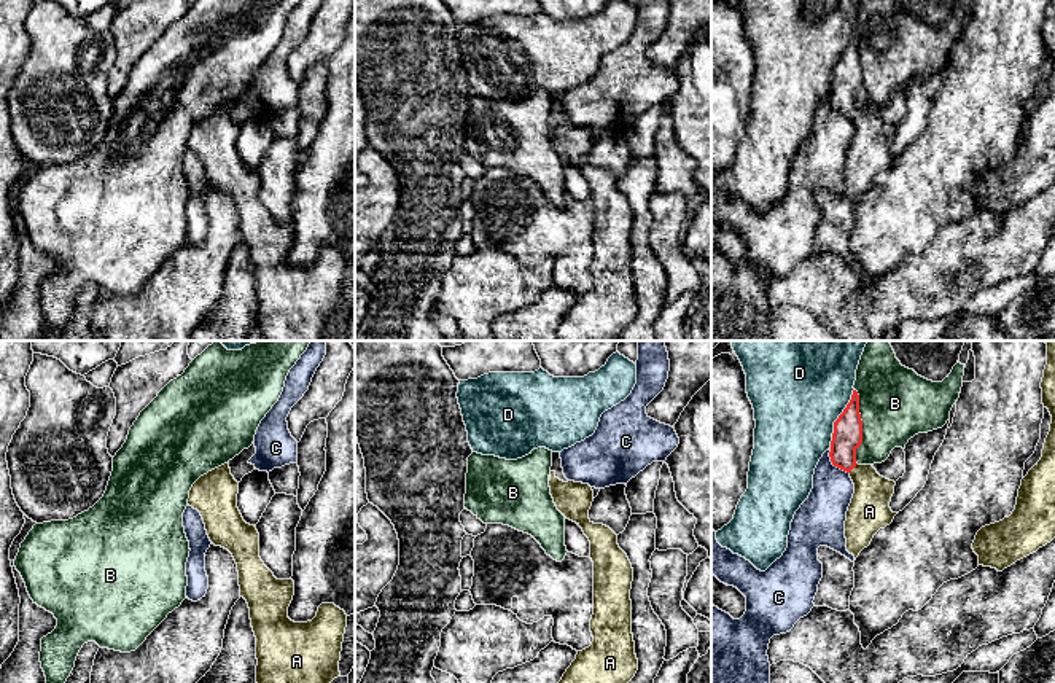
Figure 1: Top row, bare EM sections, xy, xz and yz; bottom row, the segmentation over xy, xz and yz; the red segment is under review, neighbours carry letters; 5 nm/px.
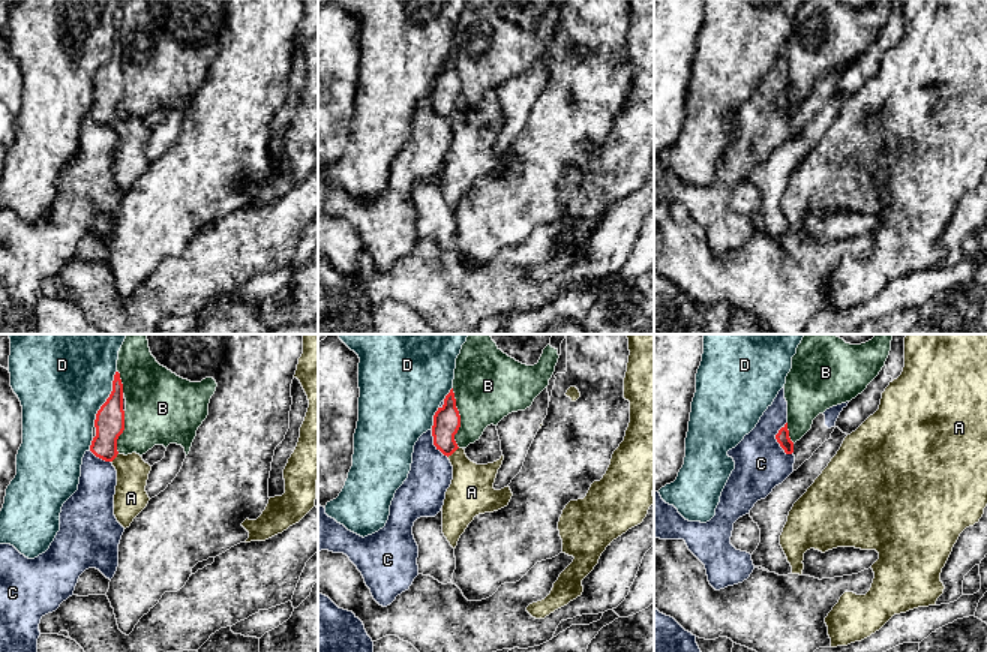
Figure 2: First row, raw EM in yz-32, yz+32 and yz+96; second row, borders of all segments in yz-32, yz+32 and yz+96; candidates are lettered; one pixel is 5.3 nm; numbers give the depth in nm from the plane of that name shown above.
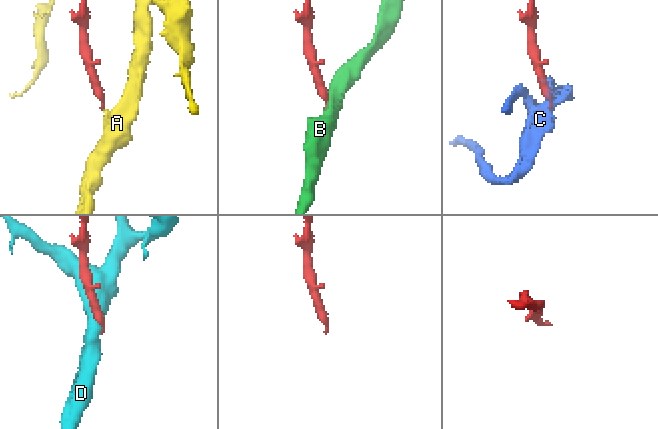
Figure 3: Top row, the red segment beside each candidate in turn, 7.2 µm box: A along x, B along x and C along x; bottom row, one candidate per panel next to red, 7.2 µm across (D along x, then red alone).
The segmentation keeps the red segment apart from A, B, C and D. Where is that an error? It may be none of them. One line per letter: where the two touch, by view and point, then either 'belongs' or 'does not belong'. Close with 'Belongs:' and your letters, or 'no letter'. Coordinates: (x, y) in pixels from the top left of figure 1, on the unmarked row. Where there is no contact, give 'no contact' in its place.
A: yz (852, 112) | belongs
B: yz (861, 70) | does not belong
C: yz (834, 109) | does not belong
D: yz (839, 61) | does not belong
Belongs: A

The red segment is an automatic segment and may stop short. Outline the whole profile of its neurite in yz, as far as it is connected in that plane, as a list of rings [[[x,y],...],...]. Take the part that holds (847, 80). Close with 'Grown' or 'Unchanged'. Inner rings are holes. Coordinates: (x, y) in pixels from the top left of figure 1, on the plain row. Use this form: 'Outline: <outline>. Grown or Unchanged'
Outline: [[[853,33],[850,46],[834,65],[829,100],[855,127],[845,164],[847,194],[855,204],[870,188],[874,178],[890,169],[897,158],[890,151],[896,126],[880,119],[872,108],[856,107],[856,92],[861,86],[859,38]]]. Grown

